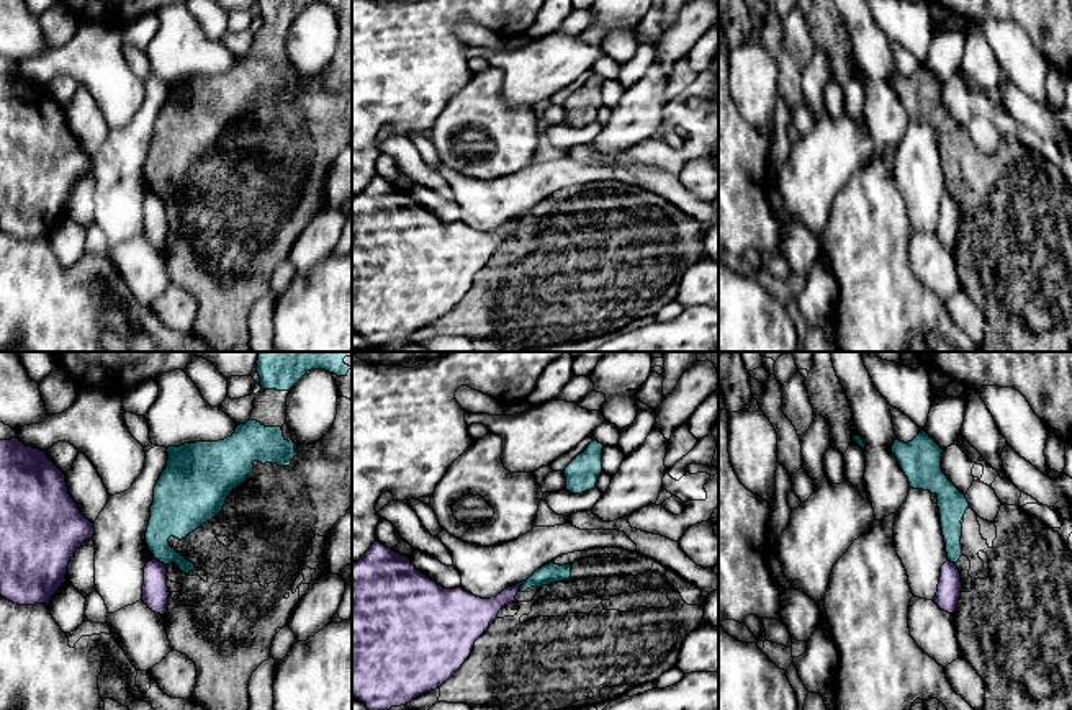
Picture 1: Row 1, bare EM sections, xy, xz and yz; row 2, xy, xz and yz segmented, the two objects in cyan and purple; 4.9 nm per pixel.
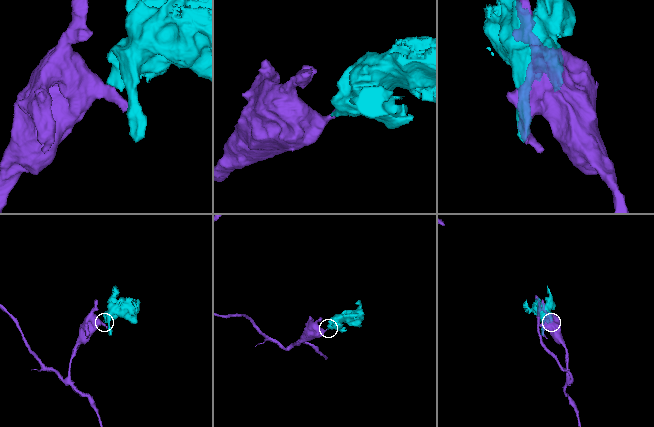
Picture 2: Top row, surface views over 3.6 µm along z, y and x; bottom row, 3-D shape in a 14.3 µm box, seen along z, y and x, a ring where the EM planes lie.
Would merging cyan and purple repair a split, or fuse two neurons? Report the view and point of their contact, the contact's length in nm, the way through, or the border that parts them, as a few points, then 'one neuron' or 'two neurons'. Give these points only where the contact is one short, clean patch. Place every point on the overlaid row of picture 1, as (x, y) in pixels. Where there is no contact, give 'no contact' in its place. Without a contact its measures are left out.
meets cyan in xy at (159, 560); contact 70 nm long; border along xy (154, 558), (164, 565); two neurons

